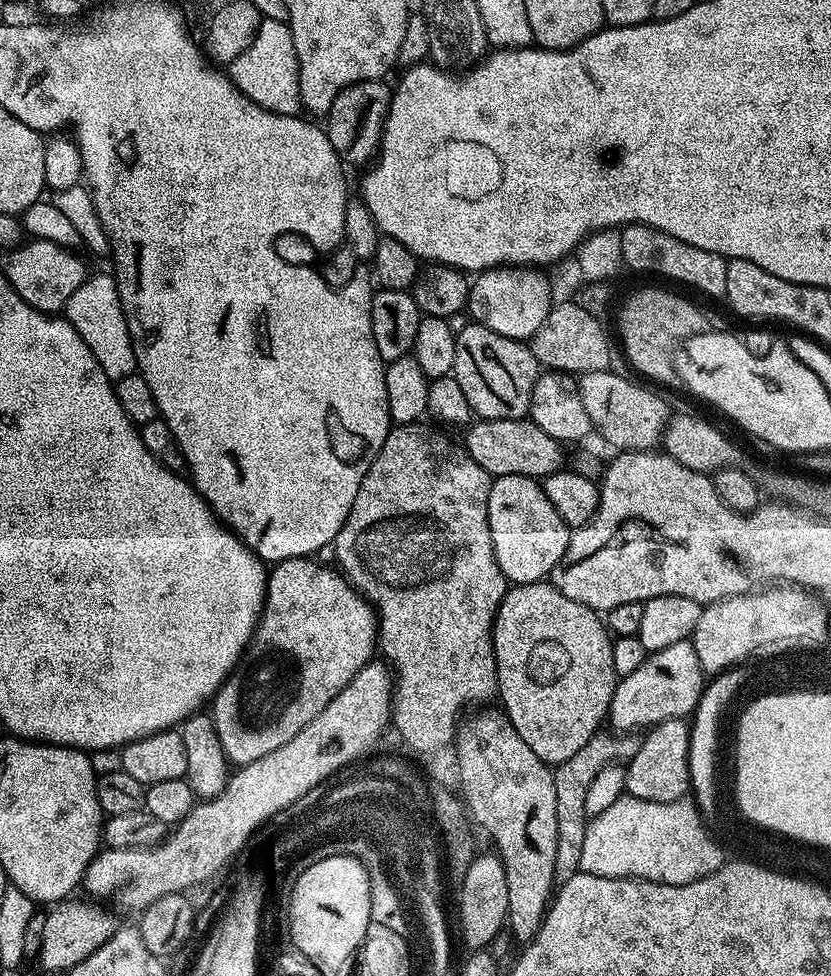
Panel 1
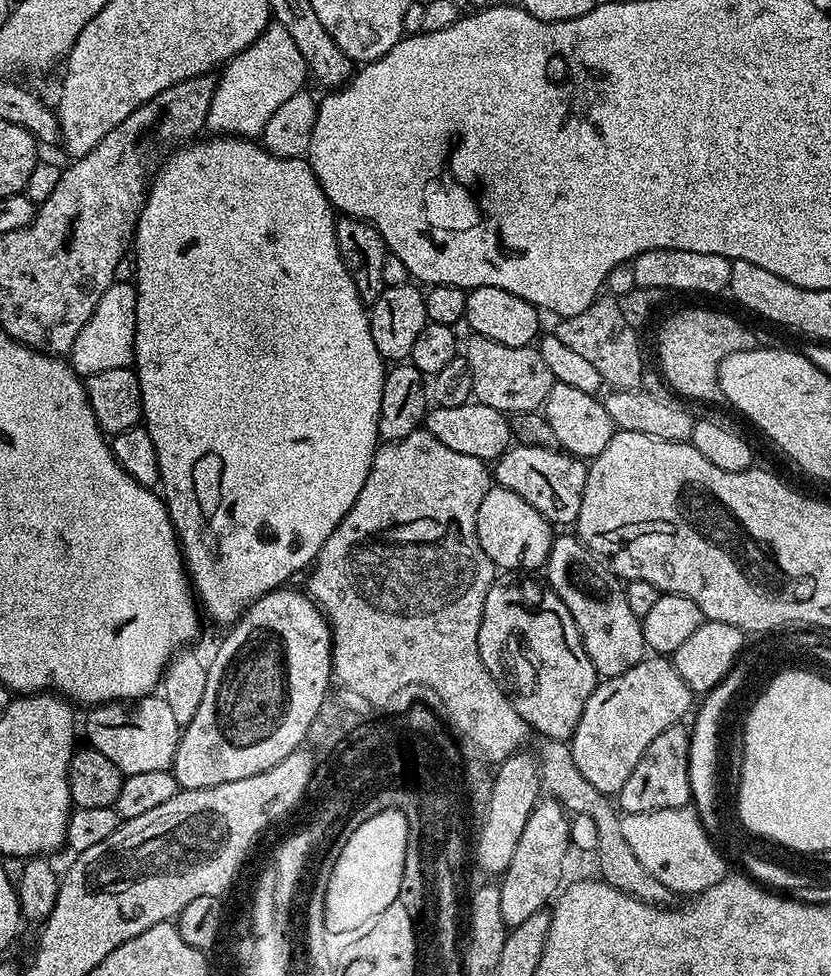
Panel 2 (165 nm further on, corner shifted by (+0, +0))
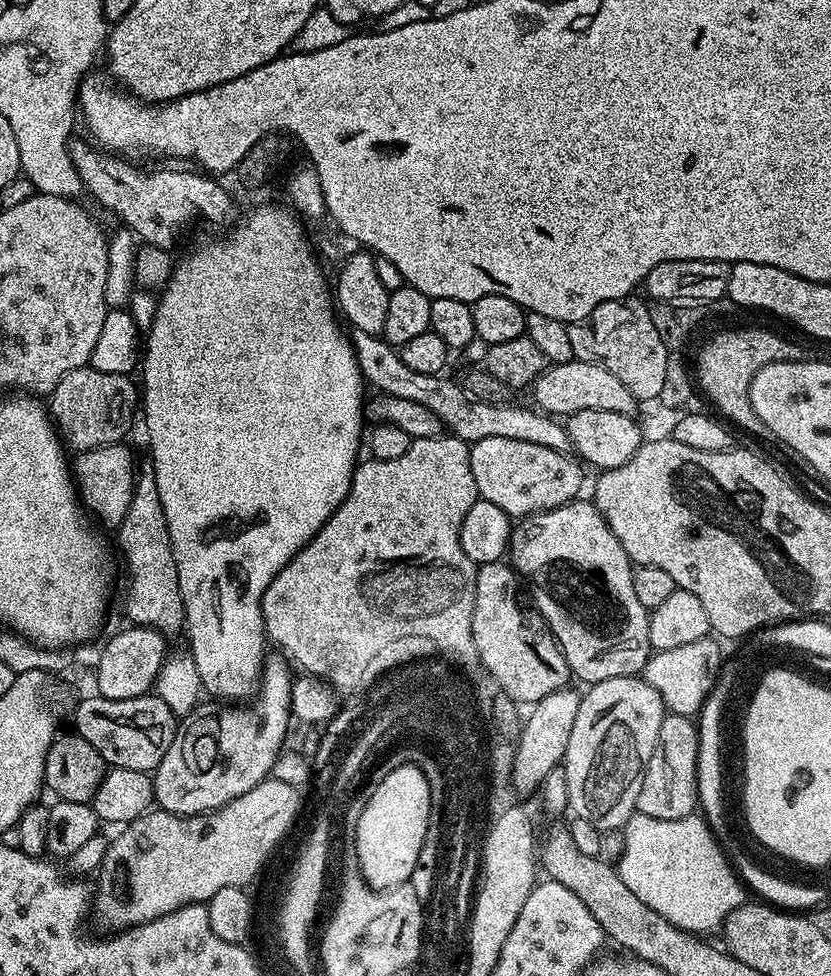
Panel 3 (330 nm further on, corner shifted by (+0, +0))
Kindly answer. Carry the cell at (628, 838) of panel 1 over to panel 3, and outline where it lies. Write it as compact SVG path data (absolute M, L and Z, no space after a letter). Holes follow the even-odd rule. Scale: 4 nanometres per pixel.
M633 812L622 829L624 849L620 852L618 871L626 887L650 910L654 910L691 934L706 934L721 927L724 919L739 904L745 903L745 889L726 875L718 854L710 846L708 833L693 820L650 818Z

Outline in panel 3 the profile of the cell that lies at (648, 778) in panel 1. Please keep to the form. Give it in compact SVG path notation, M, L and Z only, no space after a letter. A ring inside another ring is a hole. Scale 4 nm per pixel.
M665 715L662 727L658 730L654 754L650 754L650 762L644 771L642 790L638 790L637 812L650 814L650 818L667 820L671 820L674 816L682 817L690 812L699 794L696 781L698 746L697 721L693 717Z

